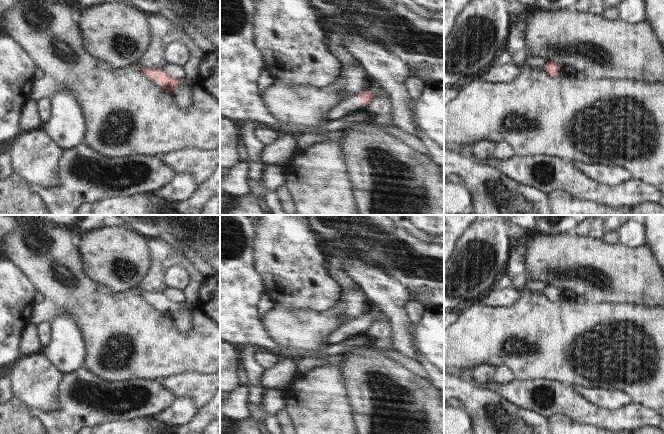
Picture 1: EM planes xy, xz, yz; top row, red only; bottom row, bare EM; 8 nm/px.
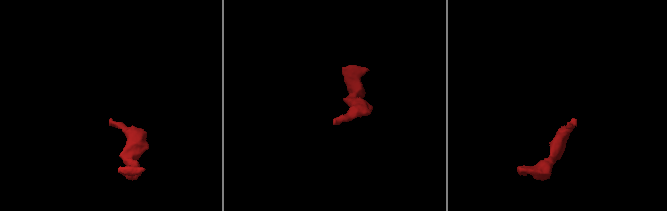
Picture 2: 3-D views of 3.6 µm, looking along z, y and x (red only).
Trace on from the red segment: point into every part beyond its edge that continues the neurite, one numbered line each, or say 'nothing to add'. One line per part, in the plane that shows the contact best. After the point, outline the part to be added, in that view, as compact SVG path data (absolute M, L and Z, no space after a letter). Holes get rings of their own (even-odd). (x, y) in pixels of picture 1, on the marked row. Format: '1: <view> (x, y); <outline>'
1: xy (137, 67); M135 64L135 67L136 67L136 69L137 69L140 73L142 73L142 71L141 71L141 69L140 69L140 66L138 66L137 64ZM142 73L142 74L143 74L143 73ZM143 74L143 75L144 75L154 86L156 86L156 87L162 87L162 84L161 84L161 83L155 83L155 82L151 81L150 78L149 78L146 74Z

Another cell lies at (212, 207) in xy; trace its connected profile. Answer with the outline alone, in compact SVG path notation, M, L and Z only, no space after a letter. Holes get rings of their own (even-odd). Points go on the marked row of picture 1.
M213 197L204 203L199 215L220 215L220 197Z

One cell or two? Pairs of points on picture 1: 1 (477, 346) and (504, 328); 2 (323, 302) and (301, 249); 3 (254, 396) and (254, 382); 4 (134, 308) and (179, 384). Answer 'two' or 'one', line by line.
1: one
2: one
3: one
4: two

